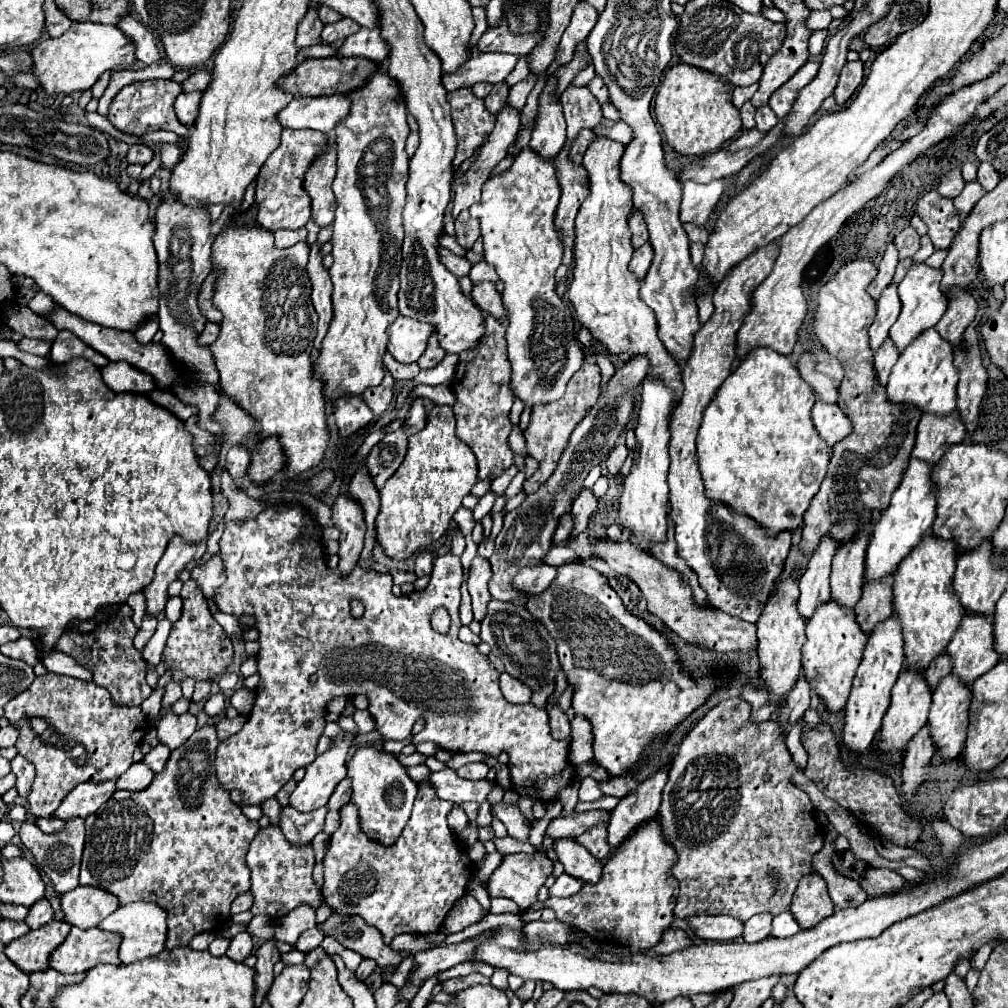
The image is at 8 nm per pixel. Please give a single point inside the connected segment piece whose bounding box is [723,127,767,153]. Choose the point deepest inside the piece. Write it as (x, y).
(750, 137)

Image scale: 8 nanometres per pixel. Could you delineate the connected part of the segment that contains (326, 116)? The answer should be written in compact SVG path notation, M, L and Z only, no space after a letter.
M343 95L333 97L295 97L285 109L279 111L277 121L281 127L315 129L321 133L333 131L339 117L349 113L351 101Z

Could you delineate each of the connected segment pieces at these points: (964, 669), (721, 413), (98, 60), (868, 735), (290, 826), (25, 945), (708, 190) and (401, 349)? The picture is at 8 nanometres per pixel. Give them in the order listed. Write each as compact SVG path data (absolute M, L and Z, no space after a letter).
M967 613L947 645L947 653L953 659L953 673L971 685L1001 659L993 643L993 615Z
M769 347L751 349L723 381L703 413L703 425L697 437L697 457L707 497L733 505L733 509L753 517L769 533L799 527L829 465L829 447L811 421L813 405L815 393L811 385L801 379L791 355L781 355Z
M73 21L71 29L61 37L45 39L31 51L31 73L37 77L47 95L69 95L91 89L103 71L127 69L135 61L135 47L115 25Z
M893 613L885 621L879 621L875 625L875 629L869 633L869 641L867 641L861 665L859 665L857 675L853 679L851 695L849 695L847 705L845 705L843 741L851 751L863 753L871 745L877 729L881 727L881 719L891 703L891 689L893 689L903 665L905 665L903 629L901 629L899 617Z
M283 807L279 827L293 847L307 847L311 845L313 837L323 829L325 815L327 815L325 807L315 809L311 813L301 813L293 807Z
M51 921L49 925L29 931L25 937L11 941L5 947L5 955L25 973L49 969L51 953L65 941L71 925L67 921Z
M717 179L711 183L685 181L683 183L683 201L681 201L681 221L691 221L695 225L703 225L707 217L713 213L717 201L721 199L725 189L725 179Z
M397 317L397 321L389 327L389 353L399 363L413 363L417 361L427 347L429 337L433 335L435 325L421 323L405 317Z

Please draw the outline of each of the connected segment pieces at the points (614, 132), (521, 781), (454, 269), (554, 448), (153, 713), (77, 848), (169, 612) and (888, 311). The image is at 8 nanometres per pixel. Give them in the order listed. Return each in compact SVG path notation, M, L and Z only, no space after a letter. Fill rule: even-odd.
M603 119L593 131L597 131L597 133L603 133L603 135L607 135L607 137L611 137L611 139L615 139L615 141L619 141L619 143L631 143L631 139L633 139L633 129L627 125L627 123L623 123L623 121L609 121L609 119Z
M277 505L277 507L267 507L263 513L259 513L255 519L251 521L239 521L239 523L227 523L225 527L225 533L221 537L221 557L223 557L223 565L225 565L225 575L227 575L227 581L225 585L221 585L221 589L217 591L217 607L223 611L223 613L229 613L229 615L235 615L235 617L253 617L255 619L255 629L259 631L259 643L261 643L261 651L257 655L257 663L259 663L259 675L261 675L261 681L257 685L257 699L255 699L255 707L253 711L249 713L247 717L247 723L245 727L241 729L241 733L225 739L219 743L217 747L217 761L215 761L215 771L217 771L217 779L221 783L221 787L225 791L239 791L241 793L241 801L243 805L263 805L263 801L267 801L269 797L275 797L277 791L293 777L295 769L297 767L307 767L315 757L315 747L317 747L317 739L319 735L323 733L323 725L325 725L325 705L329 699L337 697L337 695L357 695L357 693L365 693L369 697L369 713L375 721L375 727L377 731L381 733L383 739L391 739L391 741L405 741L405 739L411 739L411 743L425 743L425 741L431 741L435 743L437 747L441 749L447 749L451 753L469 753L469 751L479 751L479 753L487 753L487 755L493 755L497 757L501 751L507 751L509 757L515 761L515 775L511 775L511 783L513 783L513 789L519 793L519 795L527 795L527 797L533 797L533 799L539 799L539 801L555 801L557 799L557 793L561 787L565 787L569 781L571 781L571 775L573 773L565 773L569 769L569 763L567 763L567 753L569 753L569 743L571 739L563 739L563 741L557 741L551 737L551 731L549 731L549 715L545 709L537 709L533 703L525 703L525 705L513 705L509 703L501 691L499 691L499 671L495 667L491 667L487 655L481 655L477 651L477 645L471 645L471 643L463 643L457 633L459 633L459 601L461 601L461 595L459 595L459 587L463 583L463 567L461 567L461 561L459 557L447 553L447 555L439 555L435 559L435 567L433 567L433 573L431 573L431 581L429 585L423 589L423 591L413 591L411 595L401 595L401 597L395 597L391 593L391 587L393 587L393 577L389 573L377 573L377 571L371 571L371 569L363 569L359 565L359 569L353 569L353 573L349 575L341 575L337 569L331 569L329 571L329 565L327 565L327 555L325 555L325 547L321 543L321 527L315 523L313 515L303 507L303 505ZM303 529L311 531L311 535L303 535ZM357 599L365 605L365 613L363 617L355 619L351 617L351 609L349 609L349 603ZM439 607L445 607L451 615L451 627L447 633L437 633L433 631L431 627L431 615L435 609ZM311 675L317 675L317 683L309 683L309 677ZM423 717L425 719L425 729L417 735L411 733L413 729L413 723Z
M443 247L439 249L439 257L441 257L441 263L443 263L457 279L469 275L471 263L469 263L465 257L457 257L457 255L453 255L449 249L443 249Z
M583 363L581 369L569 379L567 391L559 401L539 403L533 407L531 421L529 421L529 427L525 431L525 441L527 441L529 455L539 461L539 469L533 473L533 477L525 479L523 489L527 493L537 491L539 485L545 483L549 479L549 475L553 473L553 469L557 467L557 461L559 461L559 457L561 457L561 453L569 441L569 435L573 433L573 429L581 421L583 413L587 413L591 409L591 405L595 405L595 401L599 397L599 383L601 383L599 367L595 363Z
M165 671L165 675L161 675L159 677L159 681L157 681L157 687L153 689L153 693L143 701L143 705L141 705L141 709L143 709L143 713L147 715L147 719L153 723L153 719L159 715L159 709L161 709L161 699L163 699L163 691L165 691L165 685L171 681L171 673L169 671Z
M69 819L65 829L53 835L43 833L37 825L23 823L19 829L19 837L27 849L33 851L39 867L49 875L51 883L55 885L57 893L67 893L79 885L79 863L81 863L81 853L83 853L83 843L85 843L85 827L83 819Z
M169 597L167 601L167 607L165 607L165 617L175 623L181 615L181 597Z
M895 283L885 287L885 291L881 293L881 297L877 301L877 307L879 307L877 317L875 317L873 325L869 327L869 337L871 337L871 349L873 351L877 351L881 347L885 337L889 335L891 325L897 321L897 317L901 313L901 299L899 299Z

